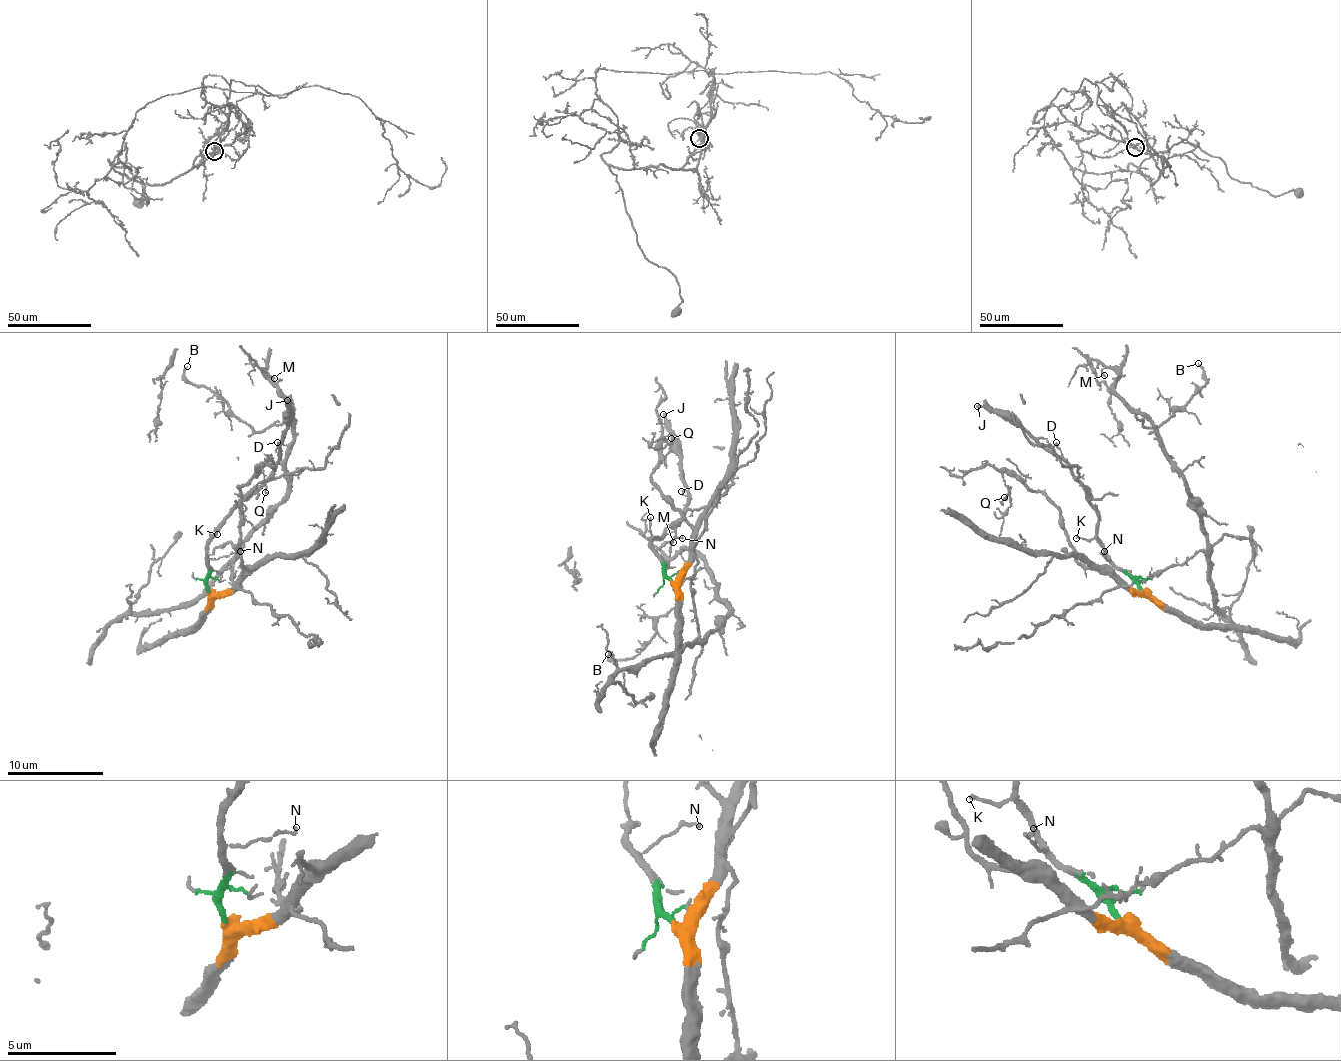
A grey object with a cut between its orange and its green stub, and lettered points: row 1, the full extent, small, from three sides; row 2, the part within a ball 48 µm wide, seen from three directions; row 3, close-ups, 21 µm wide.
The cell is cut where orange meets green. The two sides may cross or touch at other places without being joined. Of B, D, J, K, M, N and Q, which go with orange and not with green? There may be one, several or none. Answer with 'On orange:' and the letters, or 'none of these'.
On orange: B, M, Q

